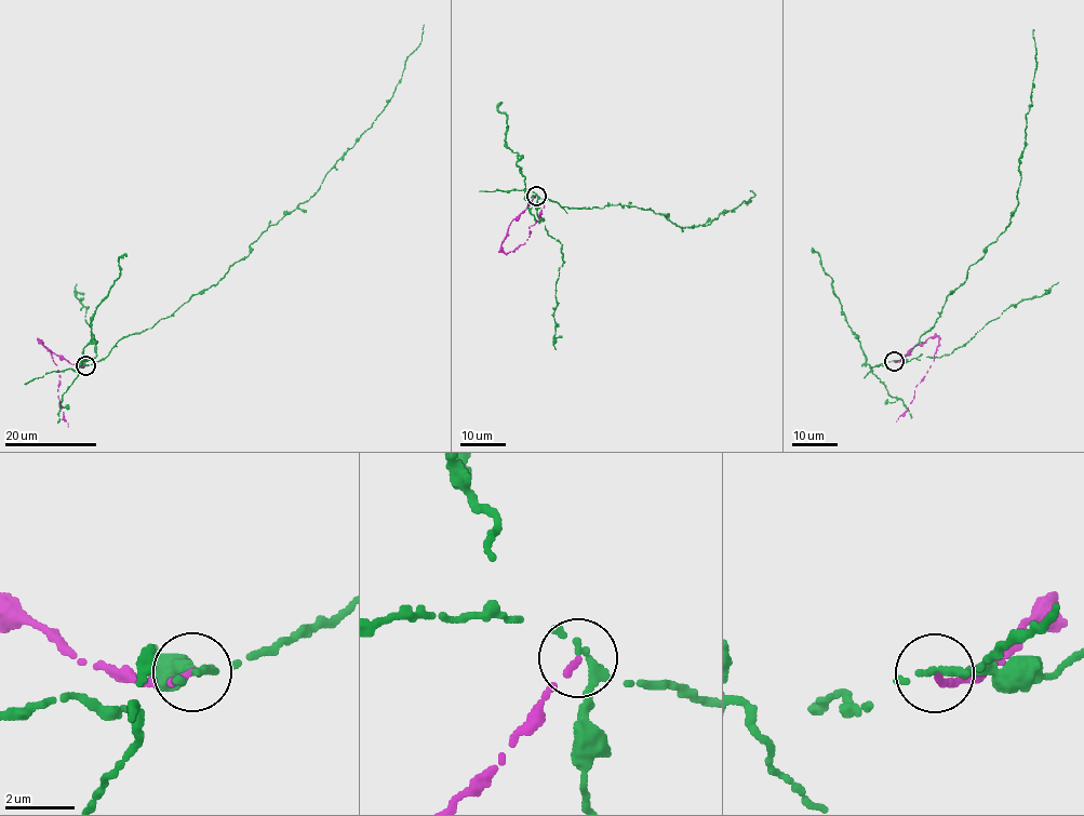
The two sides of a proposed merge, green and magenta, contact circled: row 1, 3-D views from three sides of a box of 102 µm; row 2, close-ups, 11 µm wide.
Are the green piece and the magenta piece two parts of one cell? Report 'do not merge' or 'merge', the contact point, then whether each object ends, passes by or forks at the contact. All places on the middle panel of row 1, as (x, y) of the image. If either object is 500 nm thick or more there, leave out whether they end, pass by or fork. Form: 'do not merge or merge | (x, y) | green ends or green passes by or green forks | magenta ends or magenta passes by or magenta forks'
do not merge | (536, 196) | green ends | magenta ends

